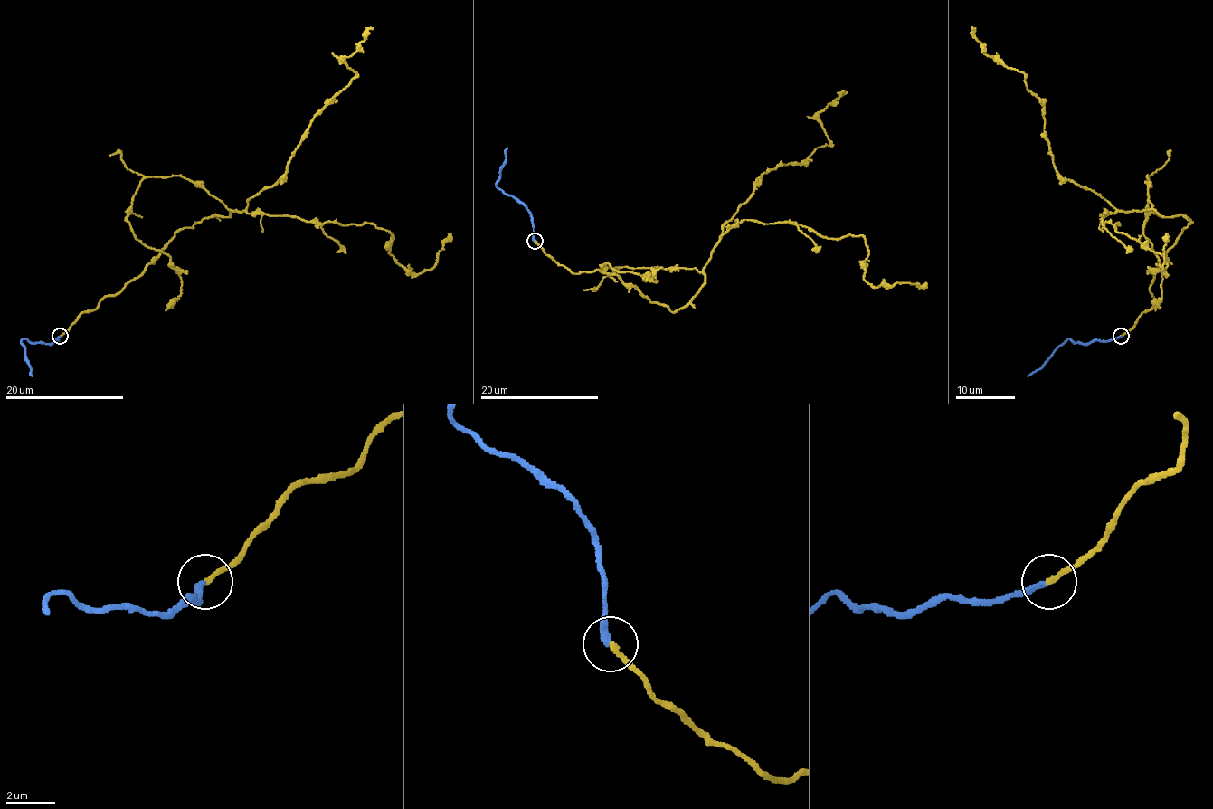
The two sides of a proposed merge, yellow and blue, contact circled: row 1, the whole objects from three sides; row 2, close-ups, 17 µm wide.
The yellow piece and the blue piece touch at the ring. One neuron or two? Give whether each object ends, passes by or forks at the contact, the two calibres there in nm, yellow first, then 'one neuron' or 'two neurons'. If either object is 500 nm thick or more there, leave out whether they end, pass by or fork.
yellow ends; blue ends; calibres 200 and 240 nm; one neuron

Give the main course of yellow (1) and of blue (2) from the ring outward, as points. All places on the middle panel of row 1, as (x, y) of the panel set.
1: (535, 241), (571, 272), (614, 273), (677, 310), (762, 175), (830, 145), (819, 113), (847, 91)
2: (535, 241), (531, 213), (496, 185), (507, 147)

